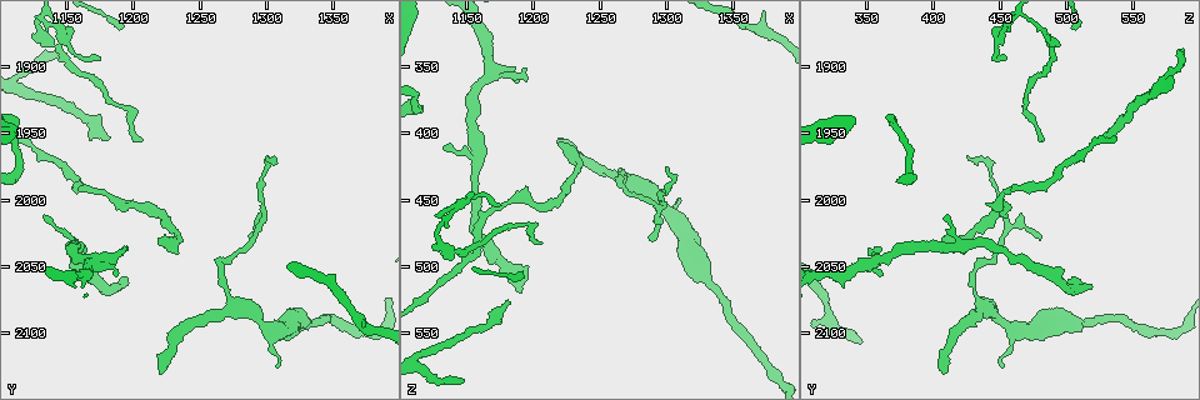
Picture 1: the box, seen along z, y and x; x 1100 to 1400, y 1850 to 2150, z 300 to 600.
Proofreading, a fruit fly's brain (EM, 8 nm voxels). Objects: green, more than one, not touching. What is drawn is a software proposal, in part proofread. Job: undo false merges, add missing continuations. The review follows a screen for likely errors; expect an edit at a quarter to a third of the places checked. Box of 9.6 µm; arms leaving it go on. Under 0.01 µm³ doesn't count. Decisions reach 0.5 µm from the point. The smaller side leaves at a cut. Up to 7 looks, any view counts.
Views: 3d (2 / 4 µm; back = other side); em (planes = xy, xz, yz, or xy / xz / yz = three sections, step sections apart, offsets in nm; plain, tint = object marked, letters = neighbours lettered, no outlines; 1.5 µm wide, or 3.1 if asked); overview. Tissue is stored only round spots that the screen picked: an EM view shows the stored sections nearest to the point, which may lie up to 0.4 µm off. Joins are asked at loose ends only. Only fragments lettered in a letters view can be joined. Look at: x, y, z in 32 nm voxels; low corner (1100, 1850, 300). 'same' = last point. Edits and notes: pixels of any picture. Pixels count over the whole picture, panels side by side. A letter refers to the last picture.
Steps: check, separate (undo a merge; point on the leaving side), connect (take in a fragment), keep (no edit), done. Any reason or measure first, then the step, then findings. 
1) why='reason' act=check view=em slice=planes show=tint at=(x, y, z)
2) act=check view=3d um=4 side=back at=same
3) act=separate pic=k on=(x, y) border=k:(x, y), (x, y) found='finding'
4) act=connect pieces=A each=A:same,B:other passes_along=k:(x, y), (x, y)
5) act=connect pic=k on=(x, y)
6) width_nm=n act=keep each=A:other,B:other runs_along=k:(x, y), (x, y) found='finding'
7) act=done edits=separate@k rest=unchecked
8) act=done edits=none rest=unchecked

act=check view=3d um=2 at=(1168, 2046, 356)

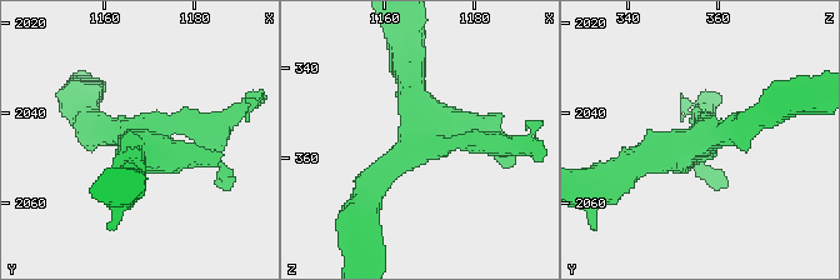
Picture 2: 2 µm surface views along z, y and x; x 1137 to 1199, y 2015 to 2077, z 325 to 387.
why='need the tissue' act=check view=em slice=xy step=8 show=letters at=(1166, 2045, 356)

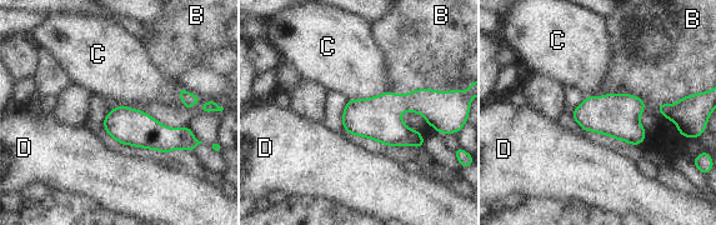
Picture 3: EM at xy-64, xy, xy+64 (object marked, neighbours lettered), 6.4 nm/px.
act=keep each=B:other,C:other,D:other found='one neuron here'

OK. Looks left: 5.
why='sharp bend' act=check view=em slice=planes show=letters at=(1292, 2020, 458)

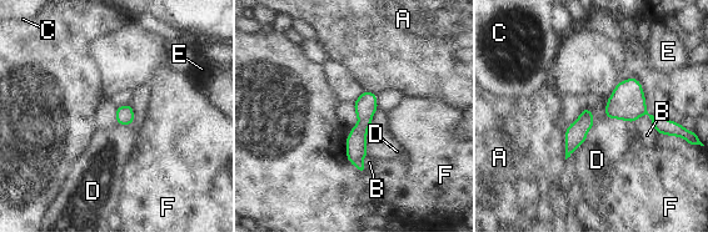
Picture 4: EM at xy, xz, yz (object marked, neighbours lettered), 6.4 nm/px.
width_nm=110 longest_contact=D:200nm act=keep each=A:other,B:other,C:other,D:other,E:other,F:other found='all the same neuron'

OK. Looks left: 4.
why='long arm stops here' act=check view=3d um=4 at=(1220, 2130, 406)

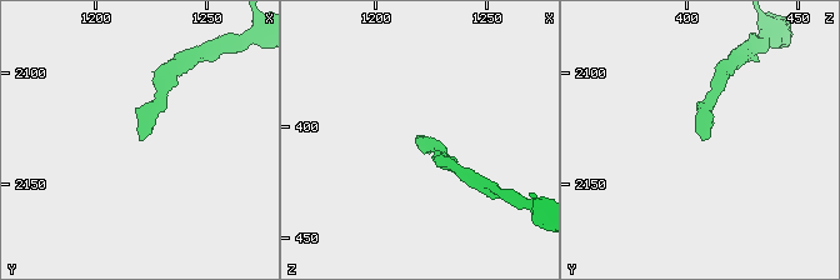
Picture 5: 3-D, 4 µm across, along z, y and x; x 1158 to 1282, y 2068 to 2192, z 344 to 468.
why='now the EM' act=check view=em slice=xy step=4 show=tint at=(1220, 2130, 408)

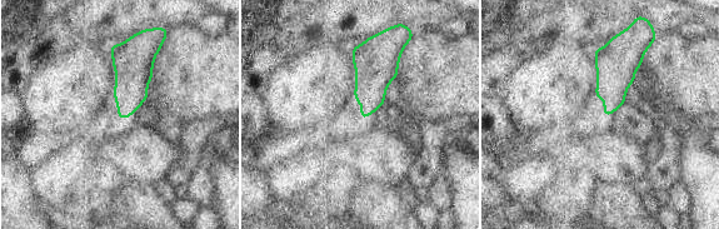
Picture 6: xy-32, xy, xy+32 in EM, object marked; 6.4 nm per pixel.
act=check view=em slice=planes show=letters at=same

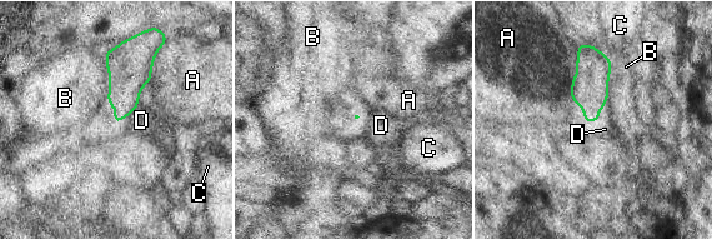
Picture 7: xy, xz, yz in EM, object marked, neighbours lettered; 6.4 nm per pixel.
act=keep each=A:other,B:other,C:other,D:other border=7:(105, 50), (108, 103), (110, 106) found='none of them fits'

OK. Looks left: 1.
act=done edits=none rest=unchecked

